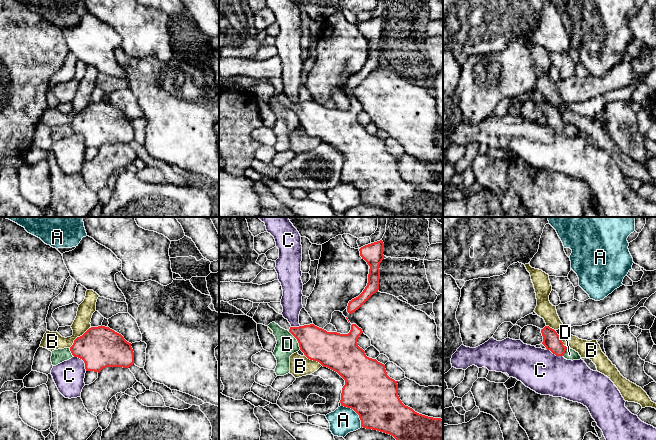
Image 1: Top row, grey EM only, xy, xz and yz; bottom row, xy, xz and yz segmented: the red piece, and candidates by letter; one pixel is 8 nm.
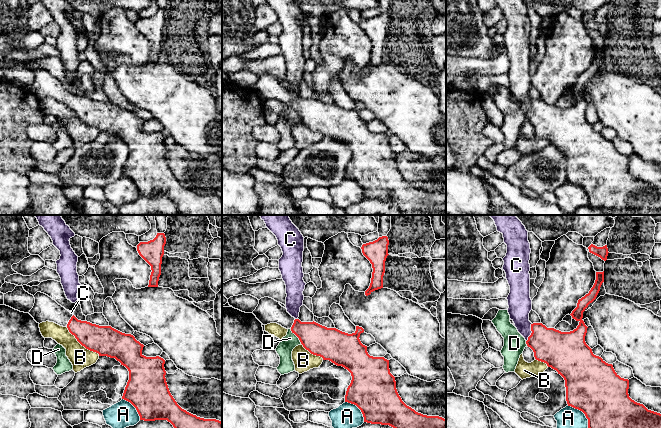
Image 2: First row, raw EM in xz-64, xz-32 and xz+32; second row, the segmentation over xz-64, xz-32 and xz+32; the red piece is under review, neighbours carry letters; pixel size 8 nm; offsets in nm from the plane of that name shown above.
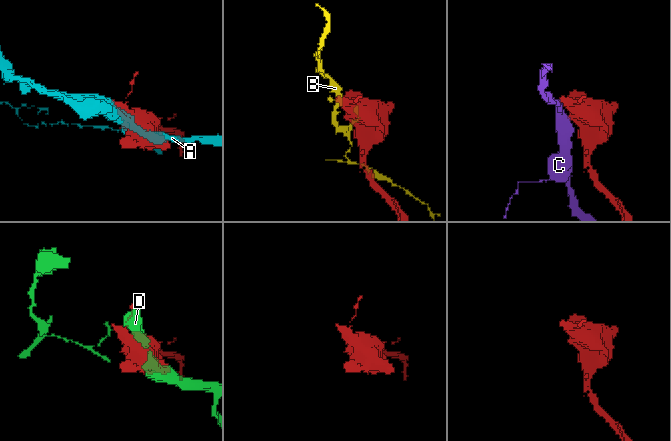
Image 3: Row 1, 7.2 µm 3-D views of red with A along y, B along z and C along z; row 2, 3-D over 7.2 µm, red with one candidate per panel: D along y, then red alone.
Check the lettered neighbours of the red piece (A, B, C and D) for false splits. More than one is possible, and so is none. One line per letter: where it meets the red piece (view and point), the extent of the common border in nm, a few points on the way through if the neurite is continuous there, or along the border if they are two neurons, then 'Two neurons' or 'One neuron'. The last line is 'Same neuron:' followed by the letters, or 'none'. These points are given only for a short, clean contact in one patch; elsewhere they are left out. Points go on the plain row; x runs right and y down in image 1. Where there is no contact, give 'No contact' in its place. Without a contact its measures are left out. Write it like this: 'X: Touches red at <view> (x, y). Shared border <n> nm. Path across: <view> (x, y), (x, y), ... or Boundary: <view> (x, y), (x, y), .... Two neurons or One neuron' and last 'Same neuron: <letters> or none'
A: Touches red at xz (355, 187). Shared border 240 nm. Two neurons
B: Touches red at xy (80, 112). Shared border 240 nm. Two neurons
C: Touches red at xy (83, 136). Shared border 170 nm. Boundary: xy (73, 131), (83, 137), (86, 146). Two neurons
D: Touches red at xz (297, 116). Shared border 180 nm. Boundary: xz (288, 107), (296, 115), (300, 125). Two neurons
Same neuron: none

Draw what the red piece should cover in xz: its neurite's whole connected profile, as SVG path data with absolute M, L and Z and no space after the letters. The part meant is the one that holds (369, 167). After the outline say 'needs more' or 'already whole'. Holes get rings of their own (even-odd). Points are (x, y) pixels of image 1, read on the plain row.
M264 78L259 80L252 94L257 100L268 102L275 98L288 106L297 115L300 126L308 135L337 148L345 156L341 182L351 184L359 191L361 203L389 210L396 217L443 217L443 196L419 190L402 179L398 172L397 157L387 151L385 141L367 133L358 122L357 115L363 107L356 100L351 101L348 110L327 108L314 100L292 103L282 90Z | needs more

